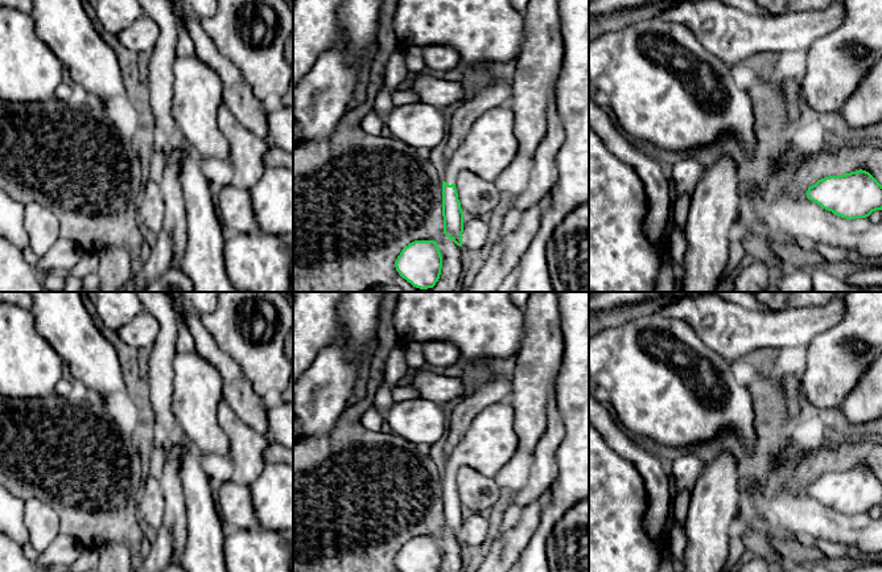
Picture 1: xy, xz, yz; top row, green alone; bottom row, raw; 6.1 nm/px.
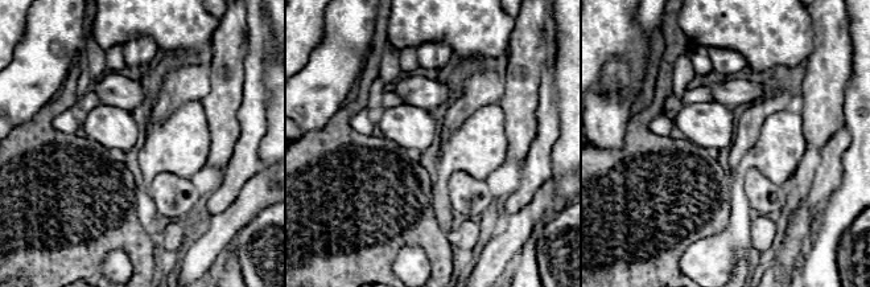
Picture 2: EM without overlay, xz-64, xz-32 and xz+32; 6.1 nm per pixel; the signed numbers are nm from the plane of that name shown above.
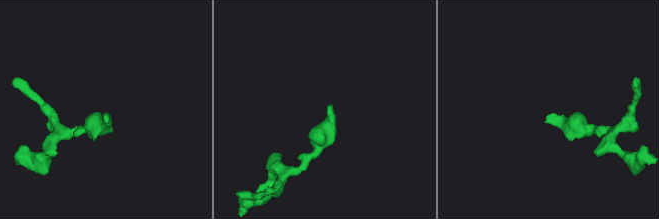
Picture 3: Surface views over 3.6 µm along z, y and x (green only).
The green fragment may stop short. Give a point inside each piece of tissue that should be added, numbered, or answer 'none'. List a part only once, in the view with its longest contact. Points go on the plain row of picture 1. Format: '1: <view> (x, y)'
1: xz (489, 444)

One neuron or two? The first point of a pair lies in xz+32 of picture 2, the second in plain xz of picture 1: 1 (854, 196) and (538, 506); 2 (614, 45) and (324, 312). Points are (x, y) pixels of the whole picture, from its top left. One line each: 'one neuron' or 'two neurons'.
1: two neurons
2: one neuron

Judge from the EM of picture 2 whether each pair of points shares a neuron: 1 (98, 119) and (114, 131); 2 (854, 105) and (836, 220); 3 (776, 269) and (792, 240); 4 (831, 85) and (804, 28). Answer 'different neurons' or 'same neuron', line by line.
1: same neuron
2: same neuron
3: different neurons
4: different neurons

